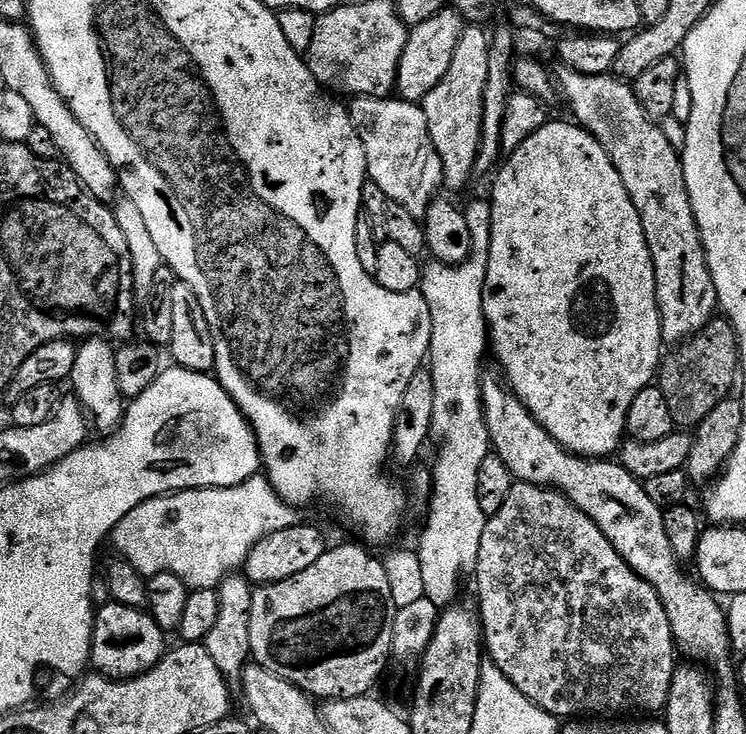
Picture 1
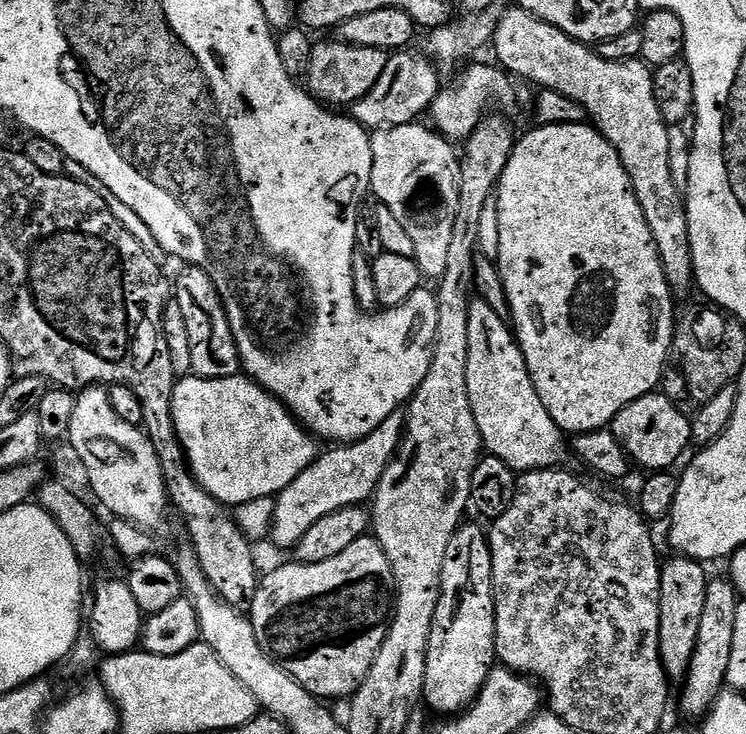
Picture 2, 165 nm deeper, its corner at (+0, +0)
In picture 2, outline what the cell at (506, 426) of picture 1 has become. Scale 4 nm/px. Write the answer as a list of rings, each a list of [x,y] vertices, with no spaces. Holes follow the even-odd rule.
[[[476,298],[470,306],[470,326],[466,335],[470,338],[470,354],[466,358],[466,390],[470,394],[470,410],[474,410],[474,422],[478,422],[480,442],[487,455],[506,462],[506,466],[510,466],[517,474],[563,465],[563,460],[570,456],[565,433],[561,432],[554,418],[550,418],[550,410],[542,406],[542,398],[538,398],[538,390],[534,390],[526,358],[516,342],[509,321],[494,314],[485,300]]]

